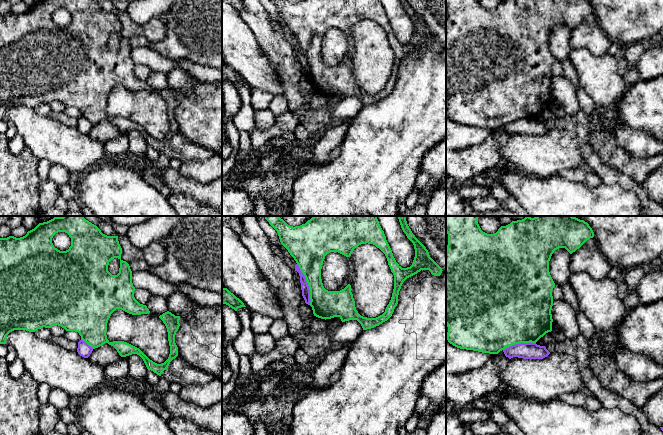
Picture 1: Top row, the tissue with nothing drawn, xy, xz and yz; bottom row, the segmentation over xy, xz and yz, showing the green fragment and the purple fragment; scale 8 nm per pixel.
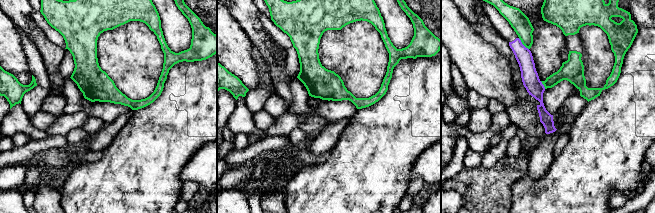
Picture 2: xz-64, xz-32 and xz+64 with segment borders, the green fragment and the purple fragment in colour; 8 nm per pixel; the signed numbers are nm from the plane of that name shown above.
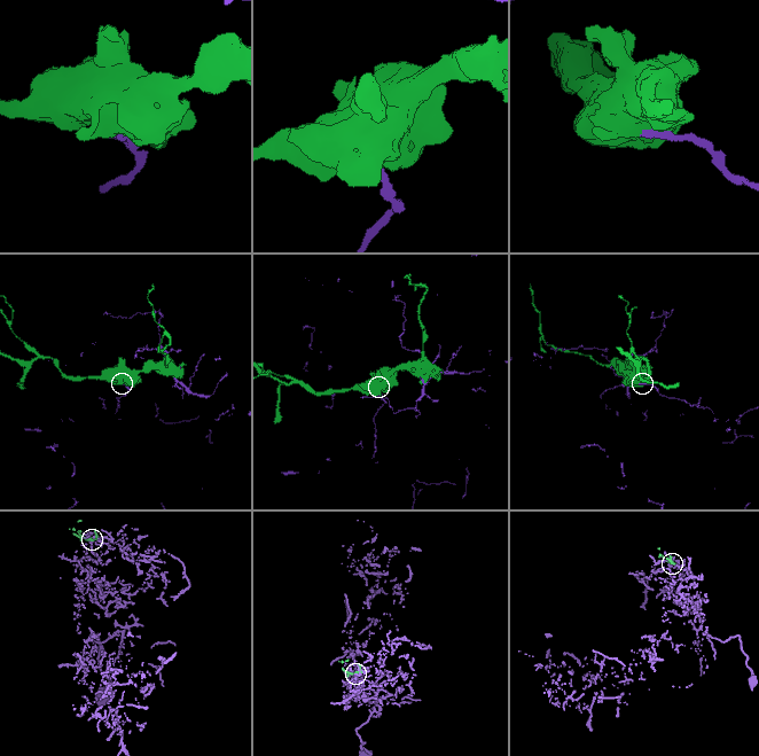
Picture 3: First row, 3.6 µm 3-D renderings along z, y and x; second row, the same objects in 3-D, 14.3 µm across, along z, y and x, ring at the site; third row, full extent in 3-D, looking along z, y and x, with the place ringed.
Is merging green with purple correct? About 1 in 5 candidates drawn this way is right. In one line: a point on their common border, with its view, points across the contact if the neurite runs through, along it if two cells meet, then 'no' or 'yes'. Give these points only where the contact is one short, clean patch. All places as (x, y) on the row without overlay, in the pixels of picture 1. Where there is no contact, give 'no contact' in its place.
meets green in xz at (308, 60); no

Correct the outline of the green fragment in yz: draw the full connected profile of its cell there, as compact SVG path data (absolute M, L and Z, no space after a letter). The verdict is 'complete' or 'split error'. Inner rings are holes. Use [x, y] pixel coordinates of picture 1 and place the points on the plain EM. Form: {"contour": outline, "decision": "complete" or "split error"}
{"contour": "M446 0L448 21L446 26L446 101L447 116L453 122L482 129L498 130L505 124L519 119L536 119L546 109L552 107L552 66L555 59L549 48L549 37L555 26L565 24L570 30L594 13L589 0L508 0L501 2L494 10L483 8L479 0Z", "decision": "complete"}

